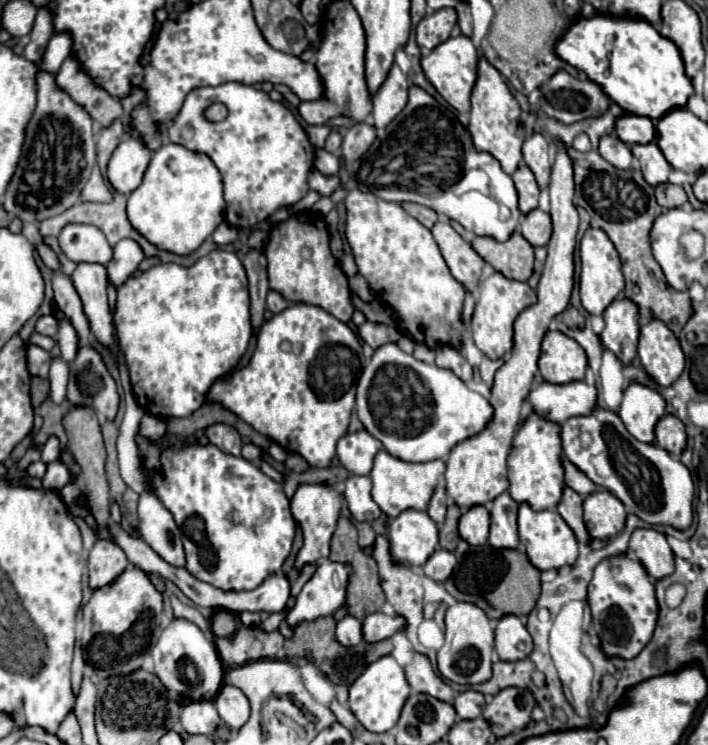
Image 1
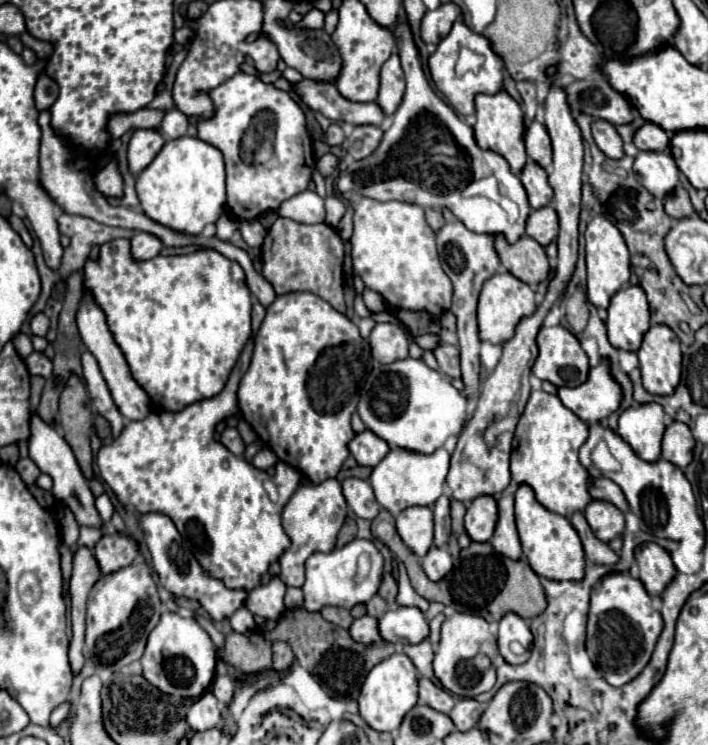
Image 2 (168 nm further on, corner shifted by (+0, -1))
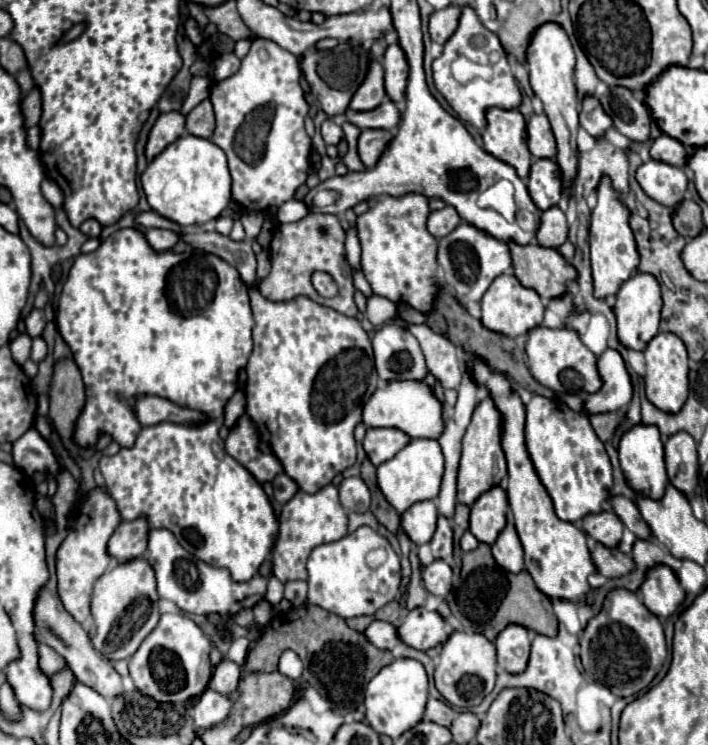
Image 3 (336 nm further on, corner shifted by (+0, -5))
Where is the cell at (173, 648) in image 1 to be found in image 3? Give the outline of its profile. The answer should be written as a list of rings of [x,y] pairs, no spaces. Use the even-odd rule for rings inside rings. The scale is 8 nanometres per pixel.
[[[164,613],[156,629],[132,655],[128,667],[136,689],[140,689],[144,695],[154,697],[156,701],[186,701],[202,695],[212,677],[210,639],[184,613]]]

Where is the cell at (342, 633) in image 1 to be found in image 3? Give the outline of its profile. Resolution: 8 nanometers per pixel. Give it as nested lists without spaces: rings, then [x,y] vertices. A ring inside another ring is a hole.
[[[372,621],[366,627],[364,635],[378,649],[394,649],[400,643],[400,639],[396,637],[396,627],[386,621]]]

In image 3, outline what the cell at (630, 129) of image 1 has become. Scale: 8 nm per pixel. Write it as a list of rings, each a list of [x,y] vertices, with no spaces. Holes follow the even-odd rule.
[[[660,135],[652,141],[650,145],[650,157],[652,159],[658,159],[658,161],[664,161],[664,163],[670,163],[670,165],[686,165],[686,147],[676,141],[674,137],[668,137],[668,135]]]

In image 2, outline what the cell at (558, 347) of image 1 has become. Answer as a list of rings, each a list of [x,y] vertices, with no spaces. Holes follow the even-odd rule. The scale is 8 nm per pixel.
[[[542,327],[536,337],[538,343],[538,357],[532,365],[532,373],[544,381],[550,381],[556,387],[578,387],[588,379],[588,355],[580,347],[580,341],[574,333],[570,333],[566,327]]]

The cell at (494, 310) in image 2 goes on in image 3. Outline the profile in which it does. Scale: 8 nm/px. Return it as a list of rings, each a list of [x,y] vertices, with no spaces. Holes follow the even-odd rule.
[[[502,273],[496,281],[488,287],[482,297],[482,325],[490,331],[502,333],[506,337],[518,337],[528,333],[530,329],[538,327],[544,317],[544,305],[536,291],[520,285],[520,281],[512,273]]]

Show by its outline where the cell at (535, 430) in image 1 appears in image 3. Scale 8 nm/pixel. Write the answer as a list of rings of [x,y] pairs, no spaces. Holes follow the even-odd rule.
[[[534,395],[526,407],[524,435],[530,461],[554,503],[556,515],[562,521],[574,523],[588,513],[600,513],[602,503],[610,497],[612,467],[590,419],[558,399]]]

